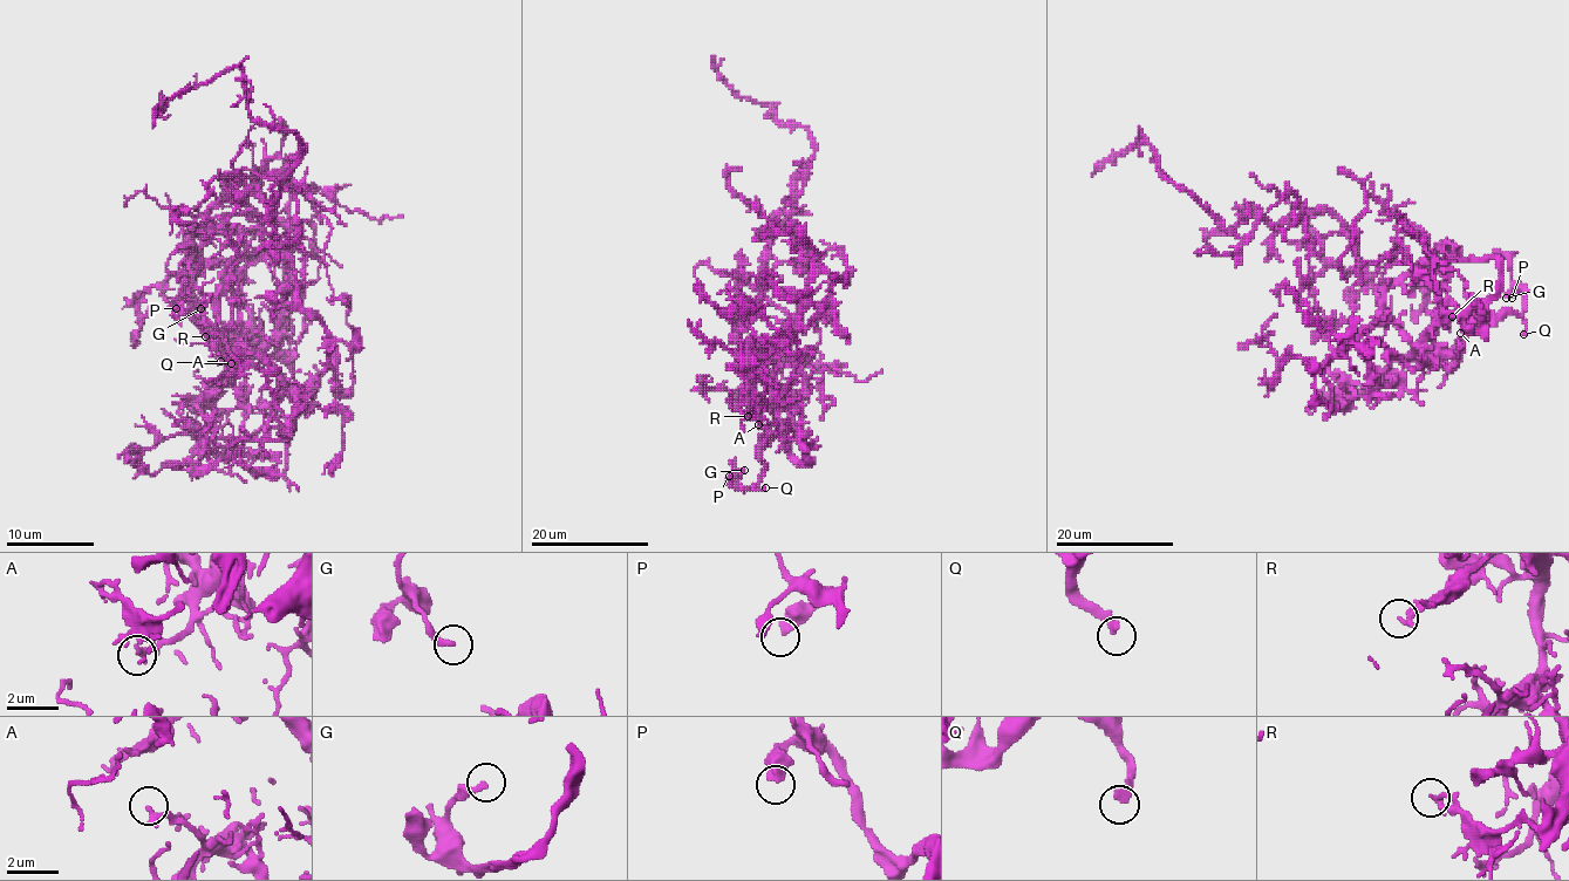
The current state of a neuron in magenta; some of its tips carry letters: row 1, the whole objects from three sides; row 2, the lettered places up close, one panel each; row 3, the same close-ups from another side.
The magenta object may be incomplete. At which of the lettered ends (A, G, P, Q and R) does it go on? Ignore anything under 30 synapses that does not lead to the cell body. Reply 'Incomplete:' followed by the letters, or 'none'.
Incomplete: Q

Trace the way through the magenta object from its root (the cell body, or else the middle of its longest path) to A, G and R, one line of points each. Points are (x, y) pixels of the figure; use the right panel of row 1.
A: (1355, 250), (1358, 267), (1378, 299), (1380, 309), (1416, 345), (1447, 305), (1458, 305), (1469, 321), (1460, 333)
G: (1355, 250), (1380, 309), (1416, 345), (1447, 305), (1486, 322), (1525, 309), (1522, 288), (1513, 287), (1506, 298)
R: (1355, 250), (1358, 267), (1378, 299), (1380, 309), (1416, 345), (1437, 322), (1443, 323), (1452, 316)

